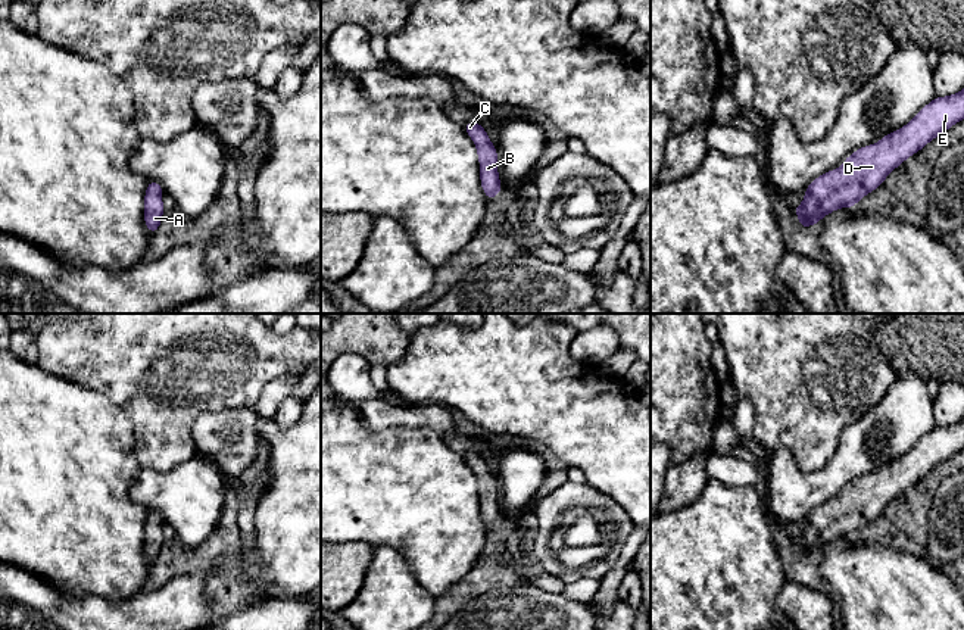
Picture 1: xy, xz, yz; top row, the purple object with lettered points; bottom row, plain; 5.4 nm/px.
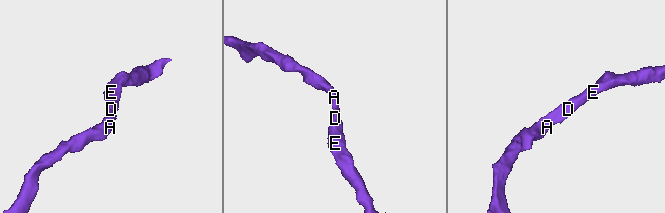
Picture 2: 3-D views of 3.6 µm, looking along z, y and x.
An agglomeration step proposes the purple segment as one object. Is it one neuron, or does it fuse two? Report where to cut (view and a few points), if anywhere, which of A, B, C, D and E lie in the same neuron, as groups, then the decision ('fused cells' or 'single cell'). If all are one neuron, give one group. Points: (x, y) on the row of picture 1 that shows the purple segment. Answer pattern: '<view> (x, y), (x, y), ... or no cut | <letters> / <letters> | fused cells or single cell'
no cut | A B C D E | single cell

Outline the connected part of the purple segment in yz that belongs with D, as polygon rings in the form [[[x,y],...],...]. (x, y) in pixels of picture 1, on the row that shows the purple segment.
[[[964,90],[935,97],[911,122],[848,156],[839,169],[817,177],[804,191],[804,203],[793,206],[801,230],[815,225],[837,208],[851,209],[865,194],[935,137],[964,119]]]

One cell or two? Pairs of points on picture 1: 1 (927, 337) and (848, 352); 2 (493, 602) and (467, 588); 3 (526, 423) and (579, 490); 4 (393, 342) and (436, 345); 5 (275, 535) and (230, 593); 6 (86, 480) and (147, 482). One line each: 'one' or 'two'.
1: two
2: two
3: two
4: two
5: two
6: two

